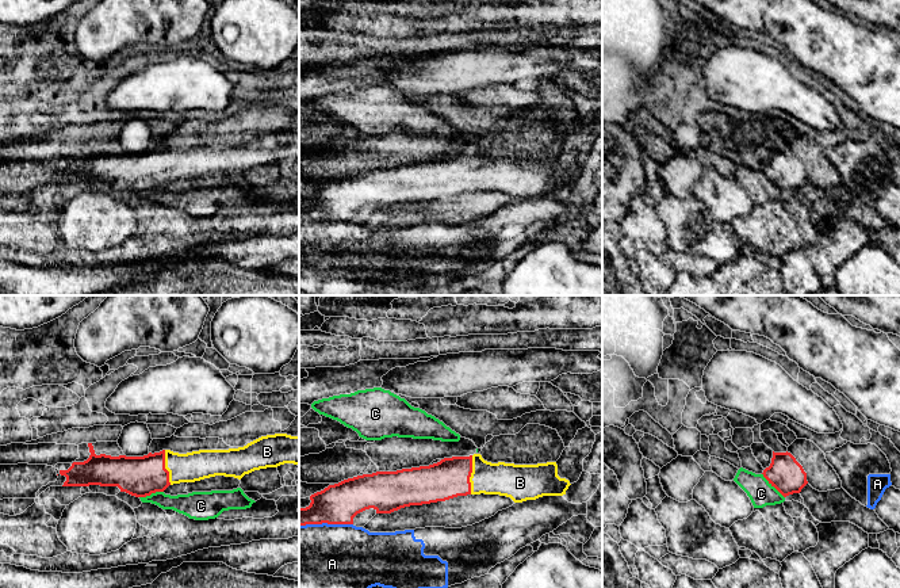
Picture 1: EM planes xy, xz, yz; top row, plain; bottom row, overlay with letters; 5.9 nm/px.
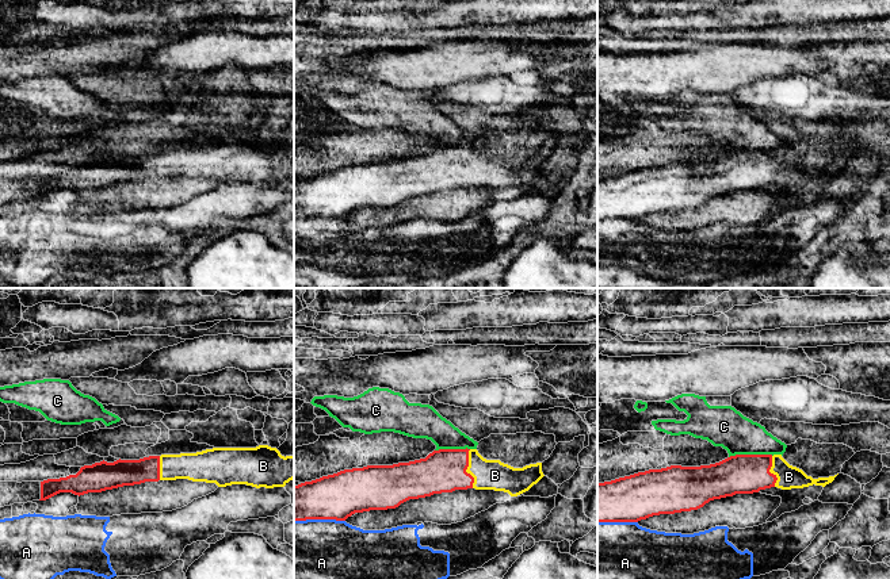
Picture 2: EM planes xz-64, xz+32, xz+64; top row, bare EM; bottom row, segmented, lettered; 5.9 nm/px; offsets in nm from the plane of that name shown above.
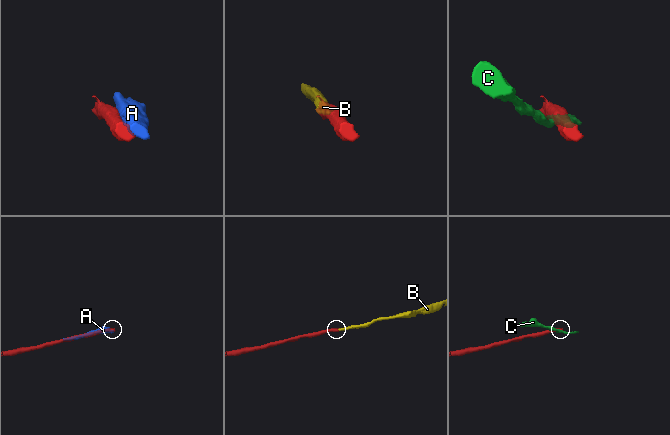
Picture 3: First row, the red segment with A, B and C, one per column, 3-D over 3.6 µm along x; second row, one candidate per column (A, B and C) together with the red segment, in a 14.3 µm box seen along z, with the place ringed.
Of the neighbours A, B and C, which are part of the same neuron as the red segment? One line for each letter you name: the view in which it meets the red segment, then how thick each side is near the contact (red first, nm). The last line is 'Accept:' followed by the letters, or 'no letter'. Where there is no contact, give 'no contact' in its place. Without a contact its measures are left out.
B: xz | 240/200 nm
Accept: B

